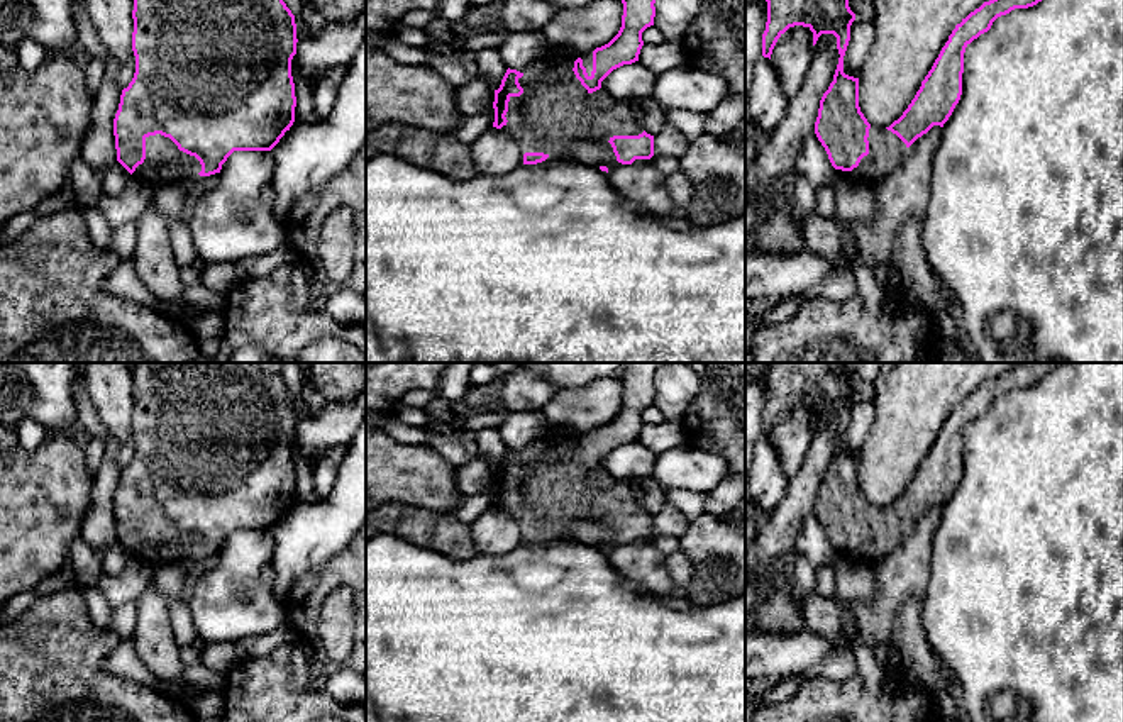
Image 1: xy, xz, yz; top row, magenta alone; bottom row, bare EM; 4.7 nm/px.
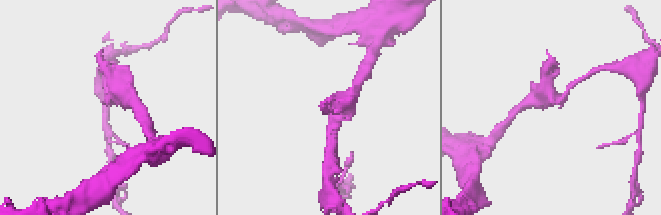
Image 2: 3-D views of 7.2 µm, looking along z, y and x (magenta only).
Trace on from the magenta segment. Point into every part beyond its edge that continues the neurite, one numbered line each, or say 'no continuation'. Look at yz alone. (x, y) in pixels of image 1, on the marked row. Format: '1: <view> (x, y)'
1: yz (886, 149)

